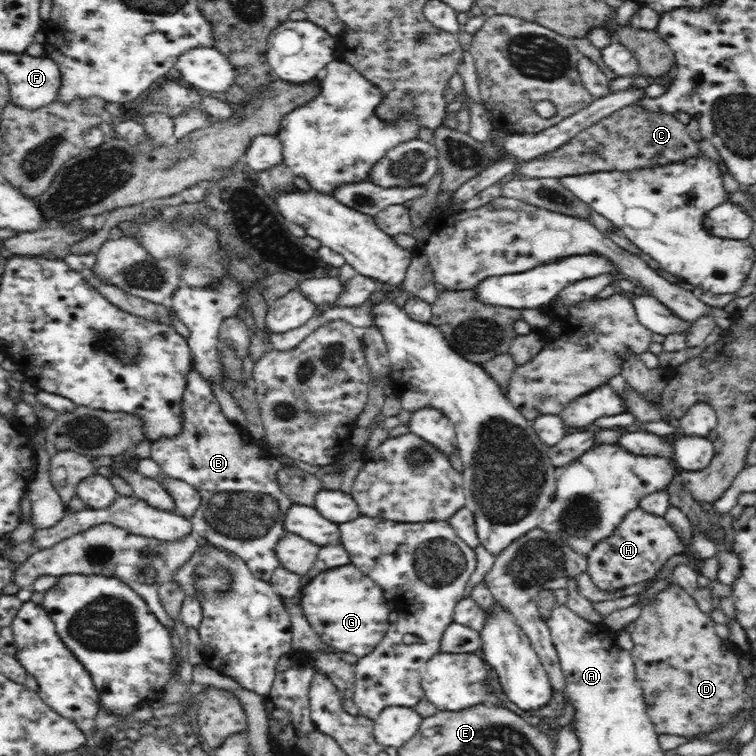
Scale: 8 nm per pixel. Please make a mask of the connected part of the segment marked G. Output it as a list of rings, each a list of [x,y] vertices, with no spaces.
[[[351,563],[319,573],[301,589],[300,607],[316,634],[331,647],[362,657],[370,654],[390,628],[391,610],[383,589]]]

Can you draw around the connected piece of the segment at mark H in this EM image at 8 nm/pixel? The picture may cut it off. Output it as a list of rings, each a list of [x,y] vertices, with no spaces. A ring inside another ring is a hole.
[[[640,507],[635,508],[622,519],[612,536],[602,540],[586,557],[586,573],[598,589],[620,590],[654,579],[671,556],[692,552],[703,560],[716,557],[722,546],[710,540],[708,533],[695,528],[692,530],[692,543],[682,543],[676,530],[664,517],[647,513]]]

